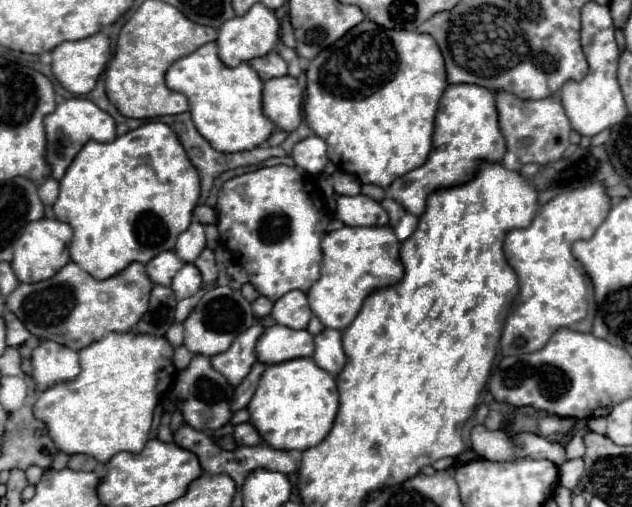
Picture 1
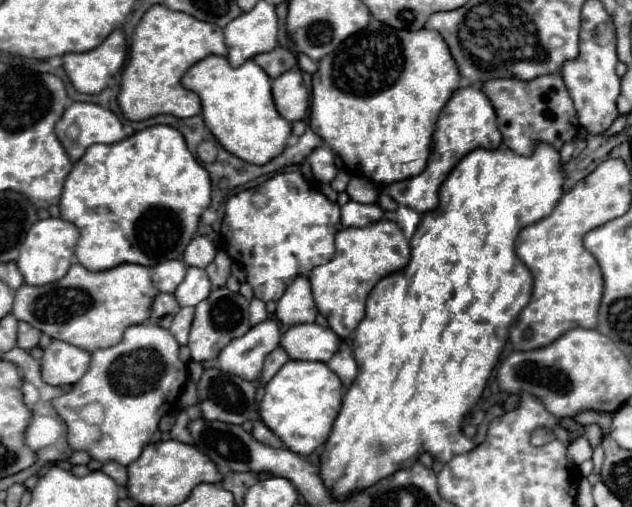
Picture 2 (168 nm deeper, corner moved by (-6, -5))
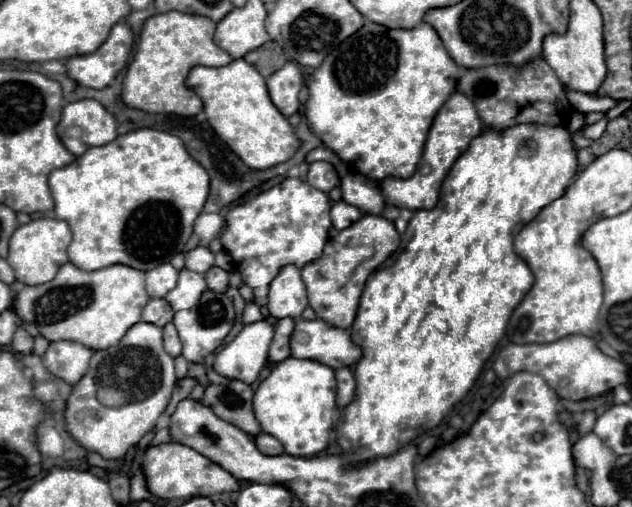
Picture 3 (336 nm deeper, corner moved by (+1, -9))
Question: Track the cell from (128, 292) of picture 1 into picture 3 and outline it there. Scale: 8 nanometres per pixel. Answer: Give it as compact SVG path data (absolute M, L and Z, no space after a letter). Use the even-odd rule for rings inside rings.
M66 262L48 284L24 286L14 304L14 312L18 318L36 324L38 332L50 342L74 340L86 348L104 350L118 344L128 328L140 322L146 302L144 272L124 264L84 272L72 262Z

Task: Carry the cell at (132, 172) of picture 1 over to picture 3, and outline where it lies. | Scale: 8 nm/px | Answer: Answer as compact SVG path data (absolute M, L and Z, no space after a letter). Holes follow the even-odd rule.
M138 128L104 146L88 148L72 164L52 170L48 186L54 198L56 218L68 222L74 234L68 246L72 264L84 270L100 270L108 264L128 264L136 270L152 270L158 264L170 262L174 254L184 250L194 220L208 198L210 178L204 166L188 154L178 136L154 128Z

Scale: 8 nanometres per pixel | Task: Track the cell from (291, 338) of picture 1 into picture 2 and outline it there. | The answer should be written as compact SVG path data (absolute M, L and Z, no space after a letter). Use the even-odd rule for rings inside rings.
M301 324L291 326L283 334L279 346L291 360L327 362L337 352L339 336L329 328L321 328L319 324Z

